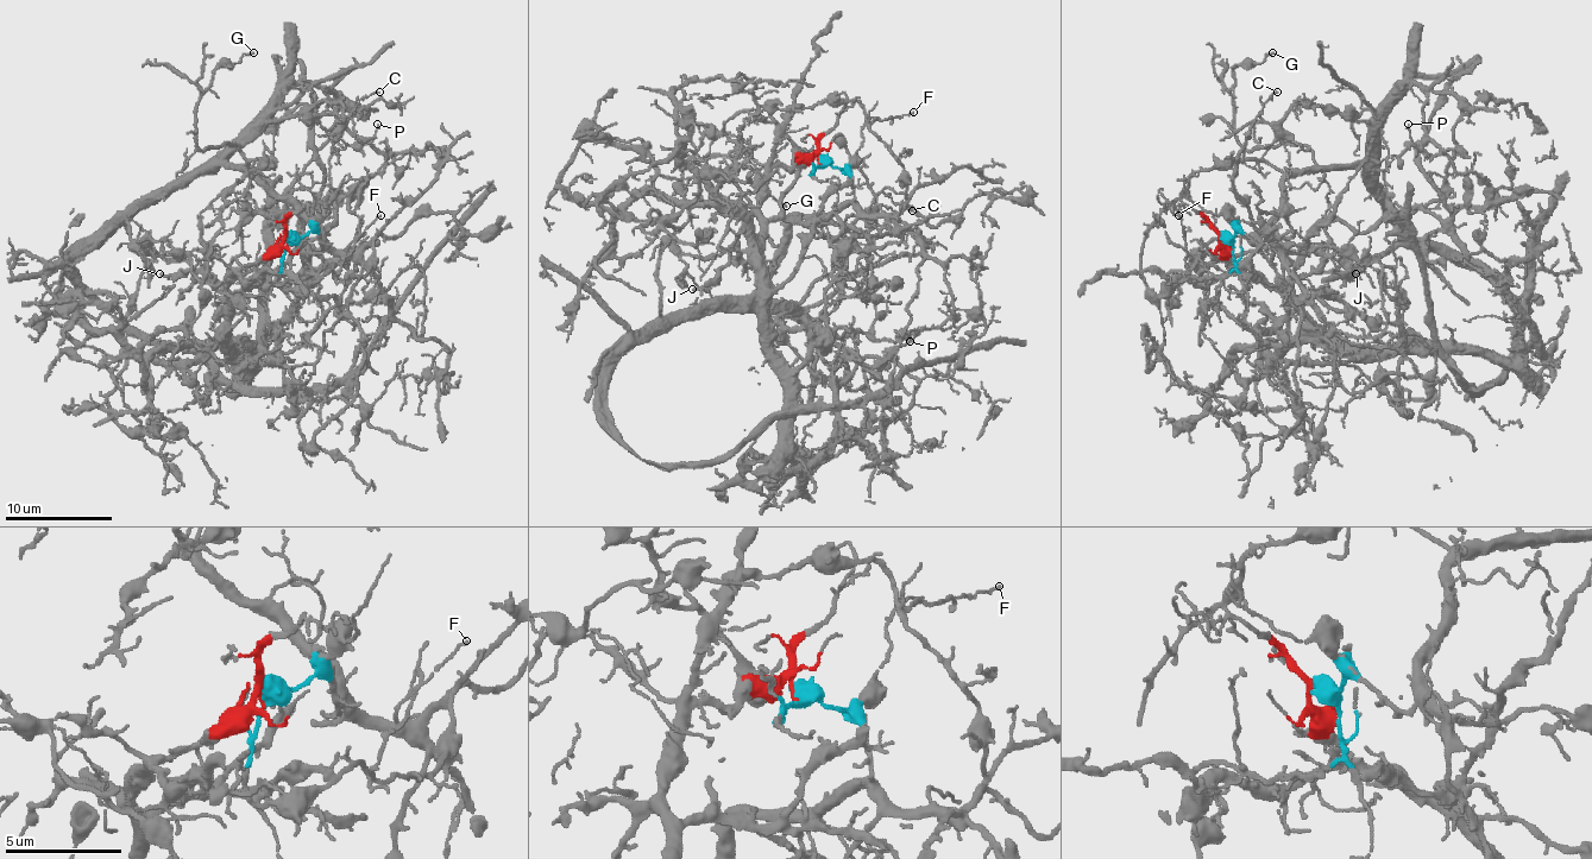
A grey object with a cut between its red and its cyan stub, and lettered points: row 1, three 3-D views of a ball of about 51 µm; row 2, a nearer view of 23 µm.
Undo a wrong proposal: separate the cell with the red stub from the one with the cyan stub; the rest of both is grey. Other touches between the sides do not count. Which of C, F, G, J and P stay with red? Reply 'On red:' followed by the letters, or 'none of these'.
On red: J

